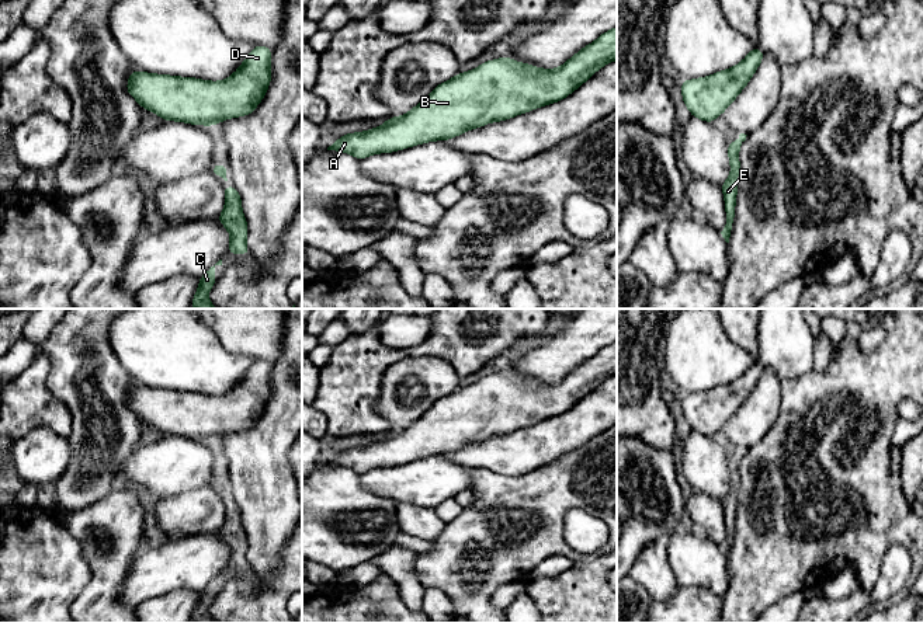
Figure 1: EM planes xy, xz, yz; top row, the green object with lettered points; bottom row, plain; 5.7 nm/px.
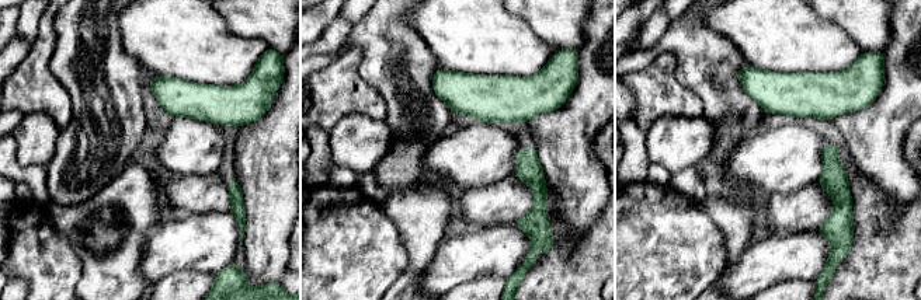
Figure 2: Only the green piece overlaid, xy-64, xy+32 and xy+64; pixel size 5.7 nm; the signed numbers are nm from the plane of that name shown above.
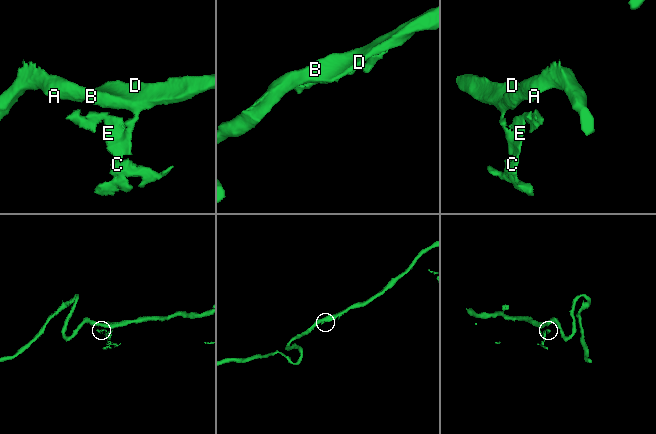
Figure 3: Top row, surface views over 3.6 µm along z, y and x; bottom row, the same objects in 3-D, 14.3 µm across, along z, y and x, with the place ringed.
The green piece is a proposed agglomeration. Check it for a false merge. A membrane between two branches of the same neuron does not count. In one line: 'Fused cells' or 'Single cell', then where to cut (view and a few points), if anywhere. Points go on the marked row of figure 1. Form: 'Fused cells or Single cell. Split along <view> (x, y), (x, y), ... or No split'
Single cell. No split

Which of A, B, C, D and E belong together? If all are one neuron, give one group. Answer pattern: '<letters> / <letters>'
A B C D E

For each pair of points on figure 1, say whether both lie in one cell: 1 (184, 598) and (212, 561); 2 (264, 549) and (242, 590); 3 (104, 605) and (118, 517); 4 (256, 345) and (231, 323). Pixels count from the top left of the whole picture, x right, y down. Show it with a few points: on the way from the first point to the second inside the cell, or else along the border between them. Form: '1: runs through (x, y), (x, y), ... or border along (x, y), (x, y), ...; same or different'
1: border along (198, 591), (170, 590), (158, 597); different
2: border along (280, 553), (280, 564), (267, 575), (250, 571); different
3: runs through (107, 583), (108, 564), (118, 552), (118, 539); same
4: runs through (250, 340), (236, 326); same

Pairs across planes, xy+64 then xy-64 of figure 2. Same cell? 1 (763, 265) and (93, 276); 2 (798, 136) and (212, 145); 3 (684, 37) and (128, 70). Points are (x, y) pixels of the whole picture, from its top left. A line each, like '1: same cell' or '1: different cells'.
1: different cells
2: same cell
3: same cell

